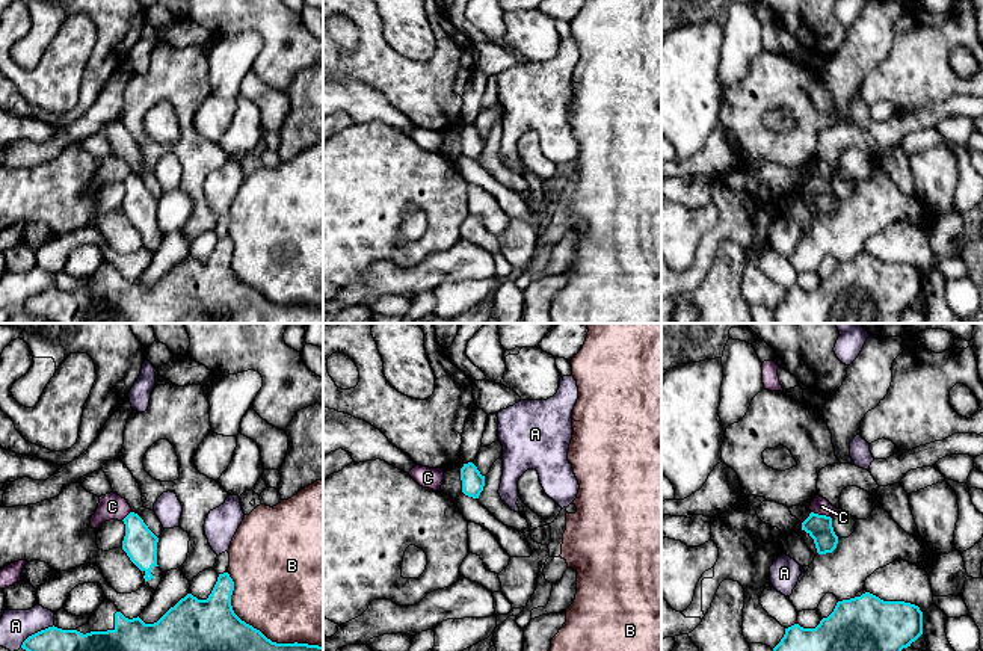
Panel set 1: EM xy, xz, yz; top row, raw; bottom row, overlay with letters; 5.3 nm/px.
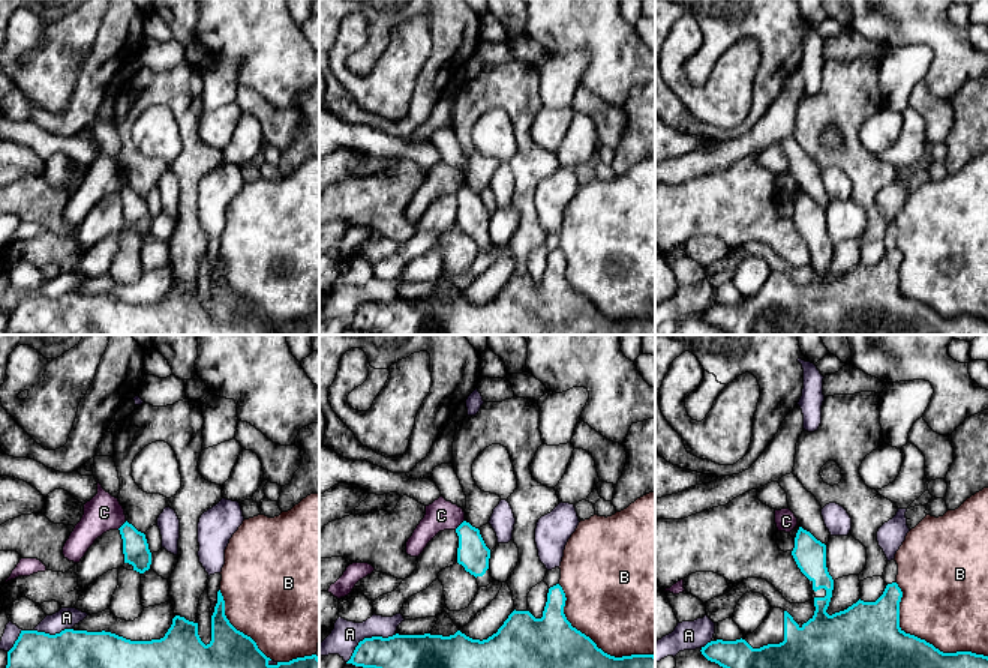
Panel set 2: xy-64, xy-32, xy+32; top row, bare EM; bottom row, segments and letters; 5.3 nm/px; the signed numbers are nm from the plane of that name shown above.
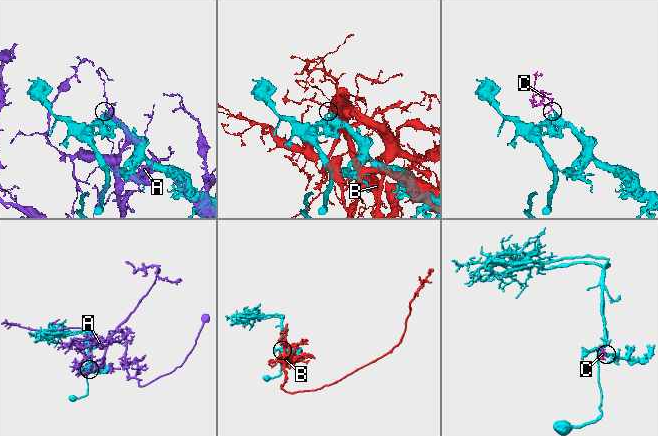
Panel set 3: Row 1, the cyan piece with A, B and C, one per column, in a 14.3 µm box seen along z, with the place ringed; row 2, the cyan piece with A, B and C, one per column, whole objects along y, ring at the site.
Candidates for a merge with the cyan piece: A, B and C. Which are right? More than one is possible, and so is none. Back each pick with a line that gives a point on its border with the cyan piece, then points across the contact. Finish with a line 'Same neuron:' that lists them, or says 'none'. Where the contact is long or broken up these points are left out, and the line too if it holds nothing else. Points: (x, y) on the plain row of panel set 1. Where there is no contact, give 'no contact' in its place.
Same neuron: none

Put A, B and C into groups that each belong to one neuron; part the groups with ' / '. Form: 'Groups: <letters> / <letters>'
Groups: A / B / C

